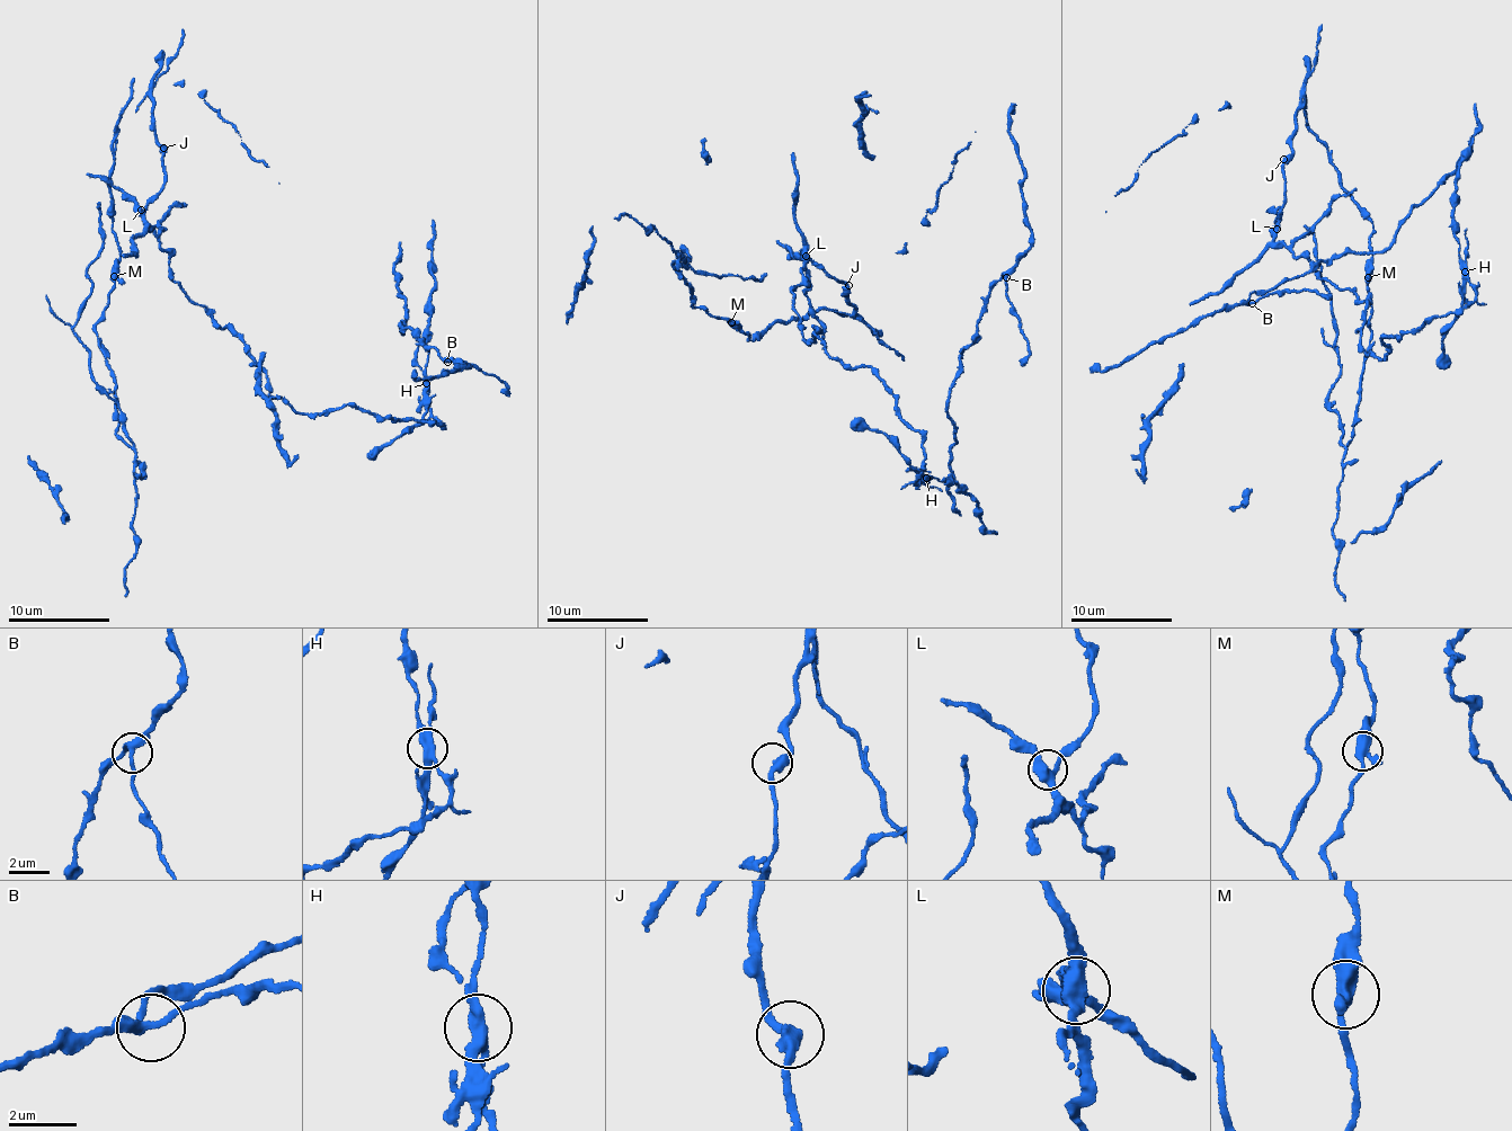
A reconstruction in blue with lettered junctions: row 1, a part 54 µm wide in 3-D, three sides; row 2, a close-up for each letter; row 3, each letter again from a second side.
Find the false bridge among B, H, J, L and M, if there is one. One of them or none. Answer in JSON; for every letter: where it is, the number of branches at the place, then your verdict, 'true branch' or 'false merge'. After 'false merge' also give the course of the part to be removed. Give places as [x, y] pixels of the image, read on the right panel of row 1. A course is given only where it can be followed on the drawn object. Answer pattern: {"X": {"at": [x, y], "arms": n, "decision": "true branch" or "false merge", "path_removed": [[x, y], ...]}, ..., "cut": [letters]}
{"B": {"at": [1252, 303], "arms": 3, "decision": "true branch"}, "H": {"at": [1465, 272], "arms": 3, "decision": "false merge", "path_removed": [[1464, 273], [1455, 236], [1453, 190], [1458, 162], [1476, 132], [1475, 104]]}, "J": {"at": [1283, 159], "arms": 2, "decision": "true branch"}, "L": {"at": [1277, 229], "arms": 3, "decision": "true branch"}, "M": {"at": [1368, 277], "arms": 3, "decision": "true branch"}, "cut": ["H"]}

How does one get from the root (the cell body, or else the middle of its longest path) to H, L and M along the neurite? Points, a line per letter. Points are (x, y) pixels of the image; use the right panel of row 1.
H: (1372, 354), (1382, 359), (1384, 338), (1475, 300), (1464, 273)
L: (1372, 354), (1361, 344), (1370, 302), (1323, 281), (1304, 256), (1295, 257), (1273, 241), (1277, 229)
M: (1372, 354), (1361, 344), (1368, 299), (1336, 288), (1273, 241), (1283, 159), (1304, 107), (1371, 224), (1368, 277)

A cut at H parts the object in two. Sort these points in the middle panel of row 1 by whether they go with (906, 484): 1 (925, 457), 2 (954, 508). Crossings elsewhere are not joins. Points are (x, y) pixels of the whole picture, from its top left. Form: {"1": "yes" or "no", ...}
{"1": "yes", "2": "yes"}

